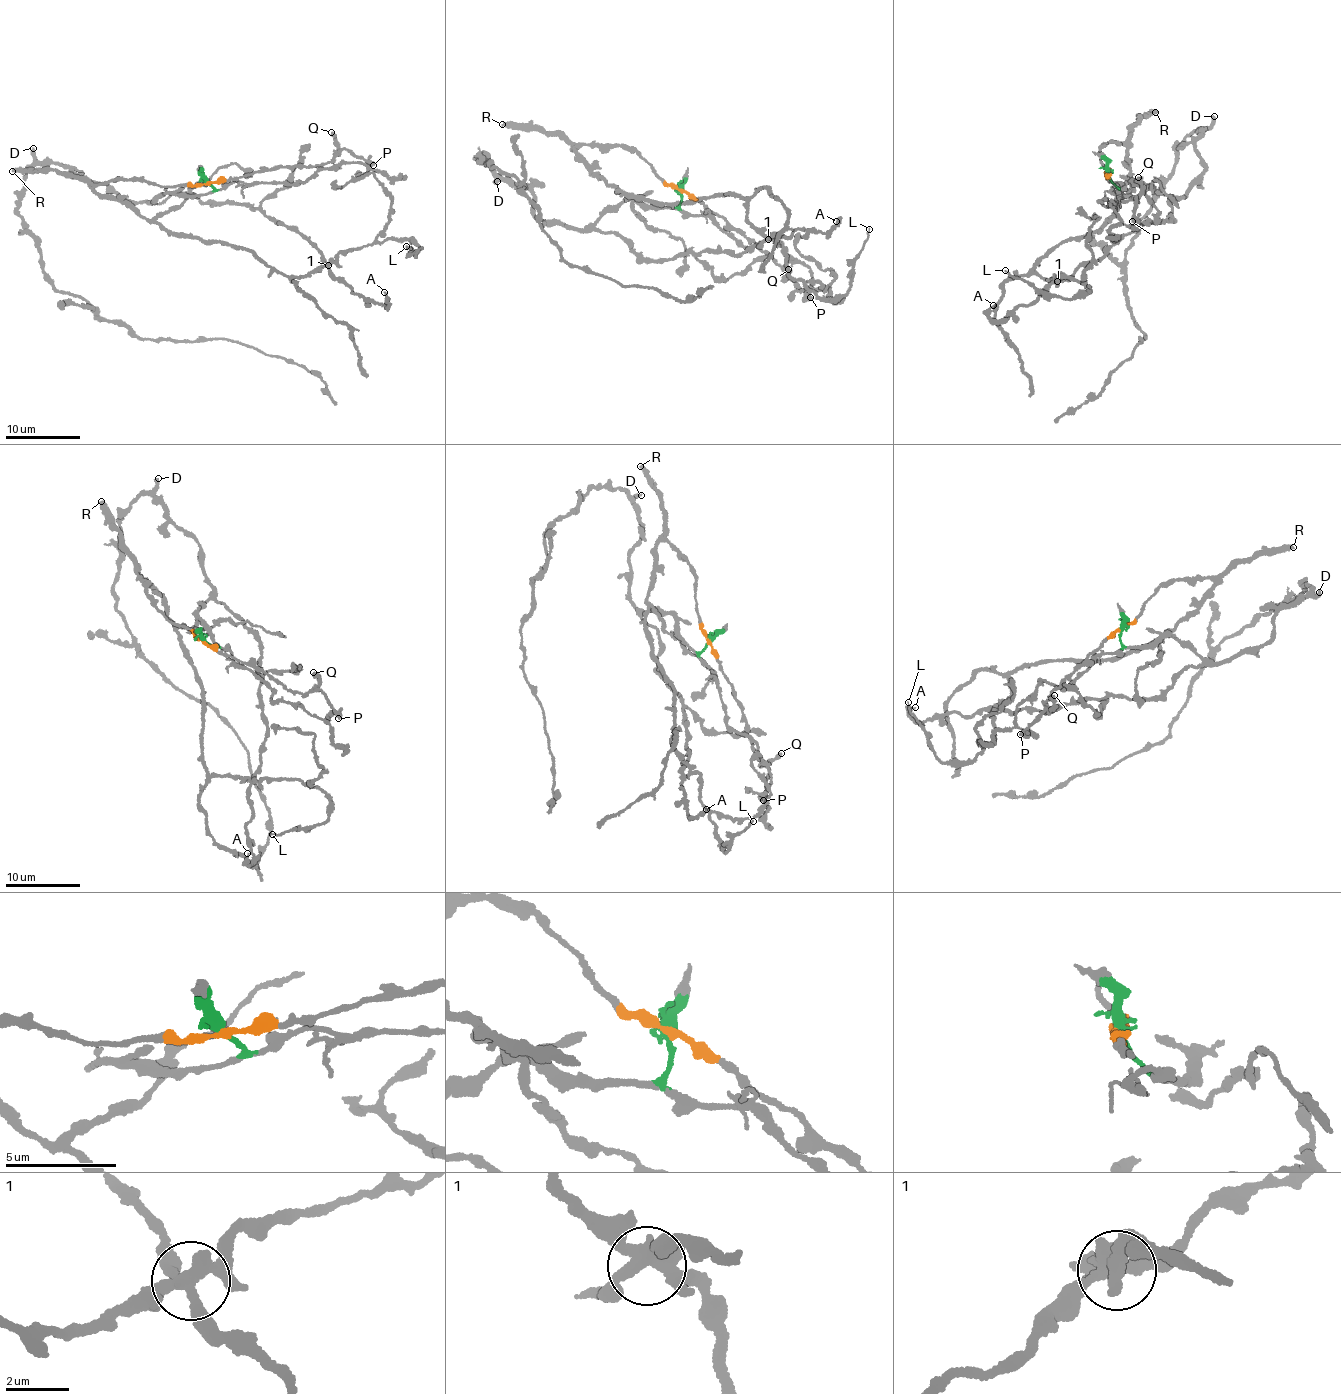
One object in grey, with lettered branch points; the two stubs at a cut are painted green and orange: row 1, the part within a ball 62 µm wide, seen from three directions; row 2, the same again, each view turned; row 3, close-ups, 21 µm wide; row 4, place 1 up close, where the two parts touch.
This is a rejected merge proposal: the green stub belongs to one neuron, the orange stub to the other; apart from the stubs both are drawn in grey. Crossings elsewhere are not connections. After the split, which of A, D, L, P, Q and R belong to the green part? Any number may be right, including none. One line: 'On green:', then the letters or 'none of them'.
On green: A, D

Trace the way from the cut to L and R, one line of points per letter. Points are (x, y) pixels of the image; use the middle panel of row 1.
L: (681, 191), (630, 150), (576, 147), (626, 194), (745, 199), (787, 271), (820, 297), (847, 293), (869, 228)
R: (681, 191), (665, 184), (646, 161), (630, 150), (607, 144), (568, 142), (555, 135), (502, 125)

